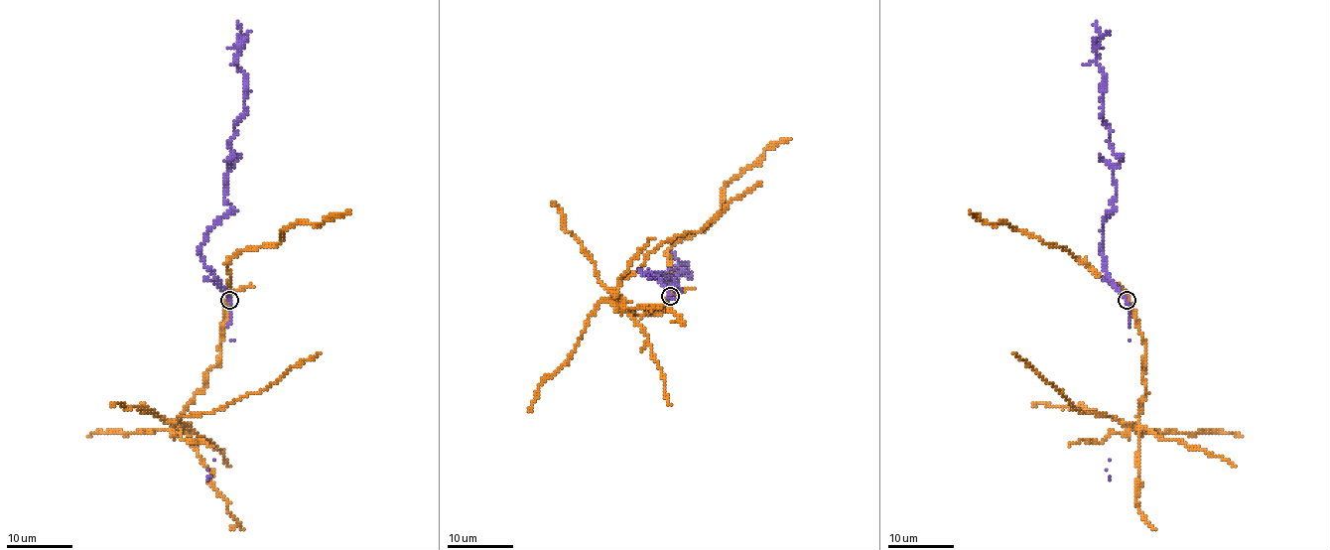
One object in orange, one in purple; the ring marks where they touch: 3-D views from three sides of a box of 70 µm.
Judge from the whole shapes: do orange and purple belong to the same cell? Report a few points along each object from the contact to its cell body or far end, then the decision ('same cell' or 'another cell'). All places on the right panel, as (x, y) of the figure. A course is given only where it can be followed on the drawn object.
course orange (1127, 299), (1144, 344), (1144, 399), (1138, 422), (1133, 426), (1075, 409), (1060, 390), (1013, 352); course purple (1127, 299), (1102, 252), (1120, 158), (1102, 118), (1105, 74), (1097, 62), (1095, 22); another cell

